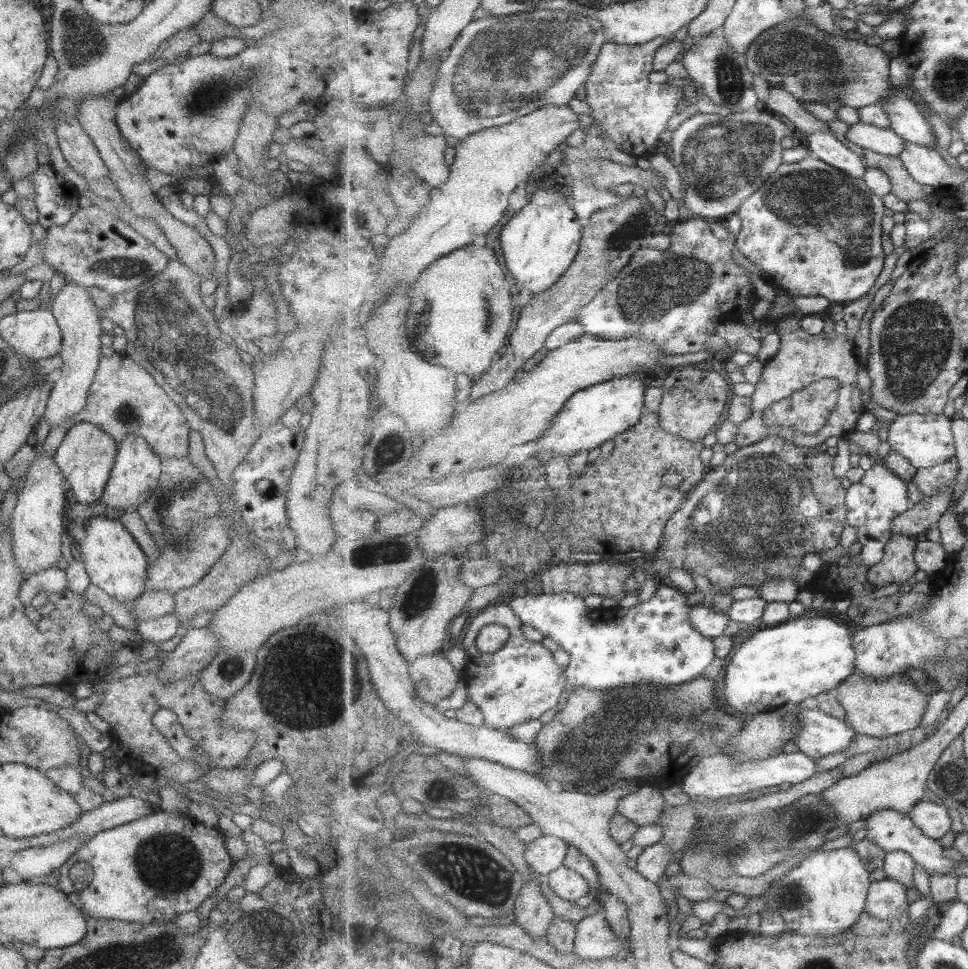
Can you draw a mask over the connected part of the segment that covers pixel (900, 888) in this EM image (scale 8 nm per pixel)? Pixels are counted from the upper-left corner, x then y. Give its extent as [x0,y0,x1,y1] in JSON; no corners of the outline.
[867,878,913,921]

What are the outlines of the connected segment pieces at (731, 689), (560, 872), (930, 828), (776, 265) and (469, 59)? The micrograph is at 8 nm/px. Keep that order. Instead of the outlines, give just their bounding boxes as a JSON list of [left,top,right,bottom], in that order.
[[724,618,859,717],[548,865,592,902],[910,800,952,838],[737,156,888,305],[430,9,608,141]]

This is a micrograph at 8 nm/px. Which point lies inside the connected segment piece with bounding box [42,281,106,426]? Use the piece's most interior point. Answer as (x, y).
(77, 316)

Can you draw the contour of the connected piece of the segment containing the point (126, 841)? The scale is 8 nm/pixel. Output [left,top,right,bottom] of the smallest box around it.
[58,810,235,923]

